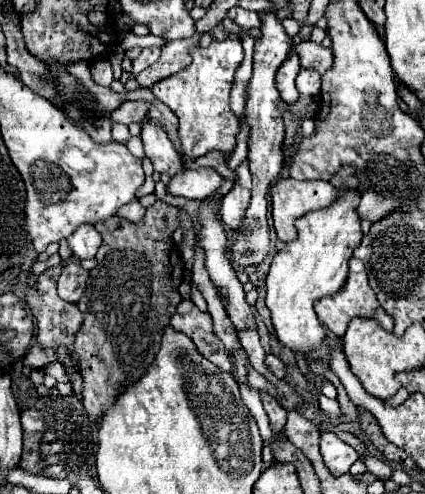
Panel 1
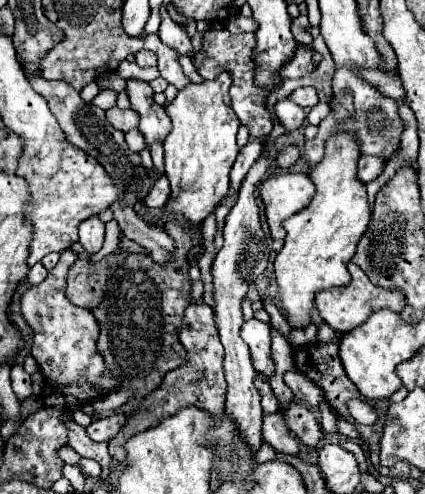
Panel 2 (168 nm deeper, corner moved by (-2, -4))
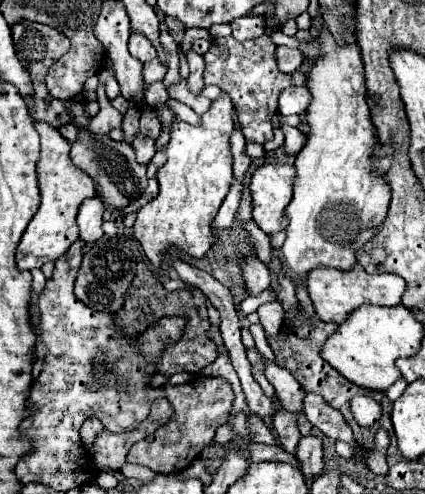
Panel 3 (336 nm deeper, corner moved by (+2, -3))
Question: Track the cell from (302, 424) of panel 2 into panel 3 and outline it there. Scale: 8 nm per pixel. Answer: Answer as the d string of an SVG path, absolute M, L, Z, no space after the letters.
M308 434L300 438L300 444L296 448L296 458L302 464L302 472L306 478L318 476L324 470L324 460L322 460L322 438Z

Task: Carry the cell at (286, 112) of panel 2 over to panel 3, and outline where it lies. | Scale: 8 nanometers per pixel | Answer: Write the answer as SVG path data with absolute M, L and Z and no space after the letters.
M282 124L282 132L284 132L284 148L286 148L286 154L288 156L296 156L304 144L306 144L306 136L298 130L298 128L292 128L288 124Z

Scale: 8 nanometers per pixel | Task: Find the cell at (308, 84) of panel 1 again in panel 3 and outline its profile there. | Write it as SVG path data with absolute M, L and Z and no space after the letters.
M288 86L278 96L278 112L282 116L290 116L290 114L302 116L308 110L310 102L312 102L312 94L306 86Z

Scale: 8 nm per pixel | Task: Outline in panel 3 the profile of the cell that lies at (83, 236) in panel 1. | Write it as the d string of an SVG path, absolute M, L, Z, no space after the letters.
M90 198L82 202L78 210L78 228L80 228L80 240L84 244L94 244L104 236L102 212L104 212L104 204L100 202L100 198Z

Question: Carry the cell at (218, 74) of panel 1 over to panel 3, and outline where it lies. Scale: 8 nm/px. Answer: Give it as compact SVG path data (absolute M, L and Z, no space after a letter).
M222 92L218 100L212 100L210 110L202 114L202 122L198 126L190 126L182 120L172 124L170 142L164 148L166 164L160 166L156 174L160 192L138 210L138 218L134 222L134 238L142 244L146 256L156 268L160 268L170 246L176 246L194 258L202 258L216 242L210 224L218 214L232 182L232 112L234 108L230 96Z

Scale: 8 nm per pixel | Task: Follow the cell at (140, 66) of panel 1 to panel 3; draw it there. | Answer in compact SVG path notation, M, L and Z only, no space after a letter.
M134 34L130 36L130 42L128 42L128 50L134 58L138 58L140 62L148 62L148 60L154 60L156 58L156 50L154 46L140 34Z

